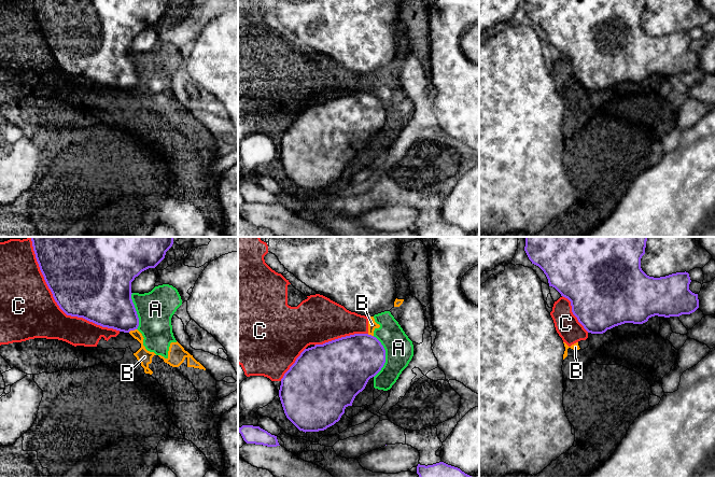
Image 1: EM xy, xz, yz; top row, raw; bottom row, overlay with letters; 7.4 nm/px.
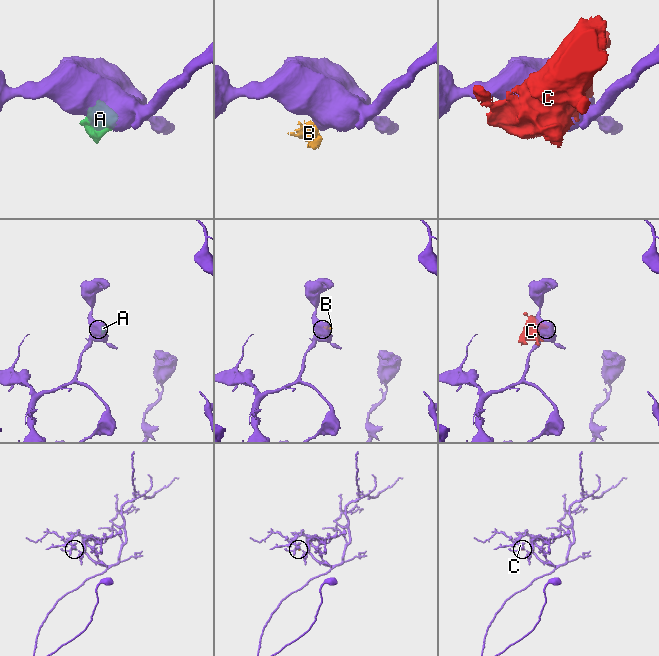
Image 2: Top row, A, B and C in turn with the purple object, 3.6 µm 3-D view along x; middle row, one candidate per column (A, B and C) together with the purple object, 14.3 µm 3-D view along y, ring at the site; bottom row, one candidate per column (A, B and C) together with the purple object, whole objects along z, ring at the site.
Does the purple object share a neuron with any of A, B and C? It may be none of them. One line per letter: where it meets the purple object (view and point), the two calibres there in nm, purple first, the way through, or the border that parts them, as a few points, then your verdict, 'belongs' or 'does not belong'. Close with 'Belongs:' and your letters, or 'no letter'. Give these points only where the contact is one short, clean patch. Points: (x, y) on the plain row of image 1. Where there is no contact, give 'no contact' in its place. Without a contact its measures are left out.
A: contact xz (384, 115); calibres 380 and 220 nm; does not belong
B: contact xy (131, 88); calibres 340 and 110 nm; border xy (136, 87), (128, 90); does not belong
C: contact xy (57, 62); calibres 500 and 420 nm; does not belong
Belongs: no letter

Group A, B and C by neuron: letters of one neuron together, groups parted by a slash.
A B C

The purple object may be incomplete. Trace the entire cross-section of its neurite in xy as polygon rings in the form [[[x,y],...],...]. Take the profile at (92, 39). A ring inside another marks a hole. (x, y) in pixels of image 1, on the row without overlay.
[[[32,0],[40,29],[59,67],[67,74],[83,76],[102,86],[124,92],[139,85],[131,58],[131,41],[142,30],[155,27],[172,3],[173,0]]]

